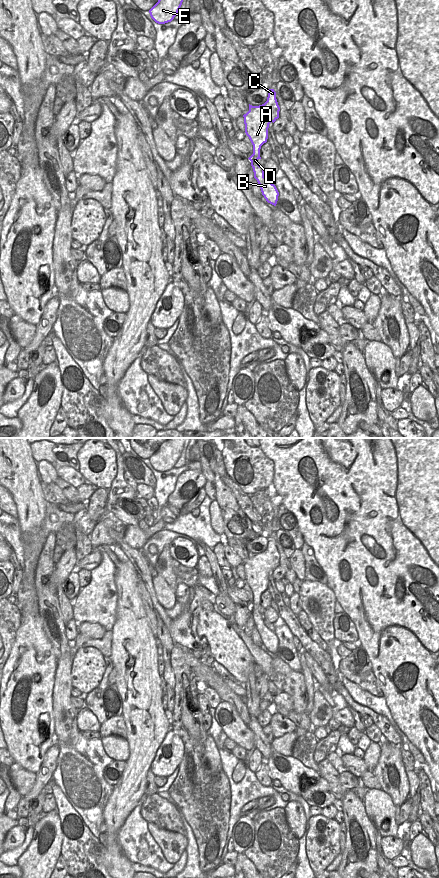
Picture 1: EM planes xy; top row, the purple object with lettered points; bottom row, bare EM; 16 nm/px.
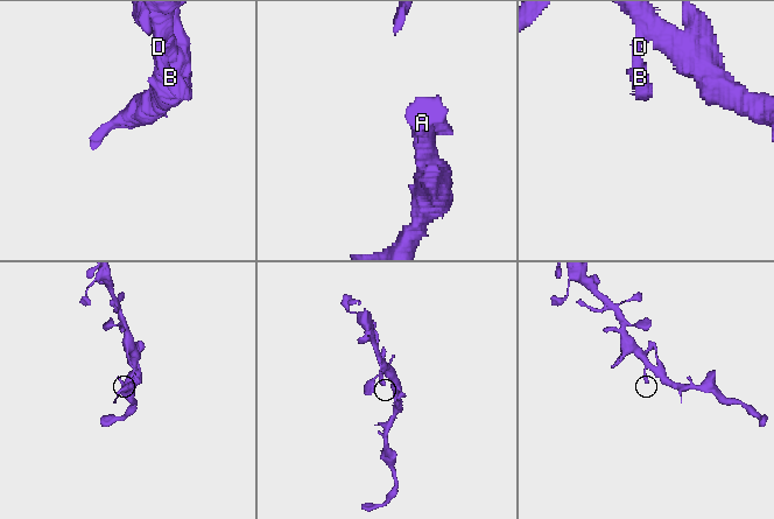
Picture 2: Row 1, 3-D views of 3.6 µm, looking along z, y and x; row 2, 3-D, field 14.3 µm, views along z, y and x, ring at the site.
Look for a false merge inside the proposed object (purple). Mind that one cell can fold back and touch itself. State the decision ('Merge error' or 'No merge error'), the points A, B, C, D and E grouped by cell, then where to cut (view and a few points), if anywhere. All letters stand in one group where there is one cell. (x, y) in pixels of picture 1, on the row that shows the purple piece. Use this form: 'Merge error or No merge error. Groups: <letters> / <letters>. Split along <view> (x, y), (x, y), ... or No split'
No merge error. Groups: A B C D E. No split

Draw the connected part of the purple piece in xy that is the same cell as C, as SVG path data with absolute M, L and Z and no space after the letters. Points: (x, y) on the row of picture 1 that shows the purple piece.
M269 89L267 101L259 106L249 104L249 111L243 115L245 124L245 133L253 145L253 154L248 158L254 172L254 178L257 180L262 195L266 201L276 206L279 192L274 184L264 177L264 168L259 165L261 146L267 142L268 128L271 122L279 118L280 107L276 99L274 89Z

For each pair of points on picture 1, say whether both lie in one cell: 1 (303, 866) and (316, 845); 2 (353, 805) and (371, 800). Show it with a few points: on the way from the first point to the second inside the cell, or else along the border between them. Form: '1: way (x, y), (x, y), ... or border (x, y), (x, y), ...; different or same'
1: border (307, 835), (306, 856), (311, 867); different
2: border (362, 802), (365, 813), (373, 824); different

